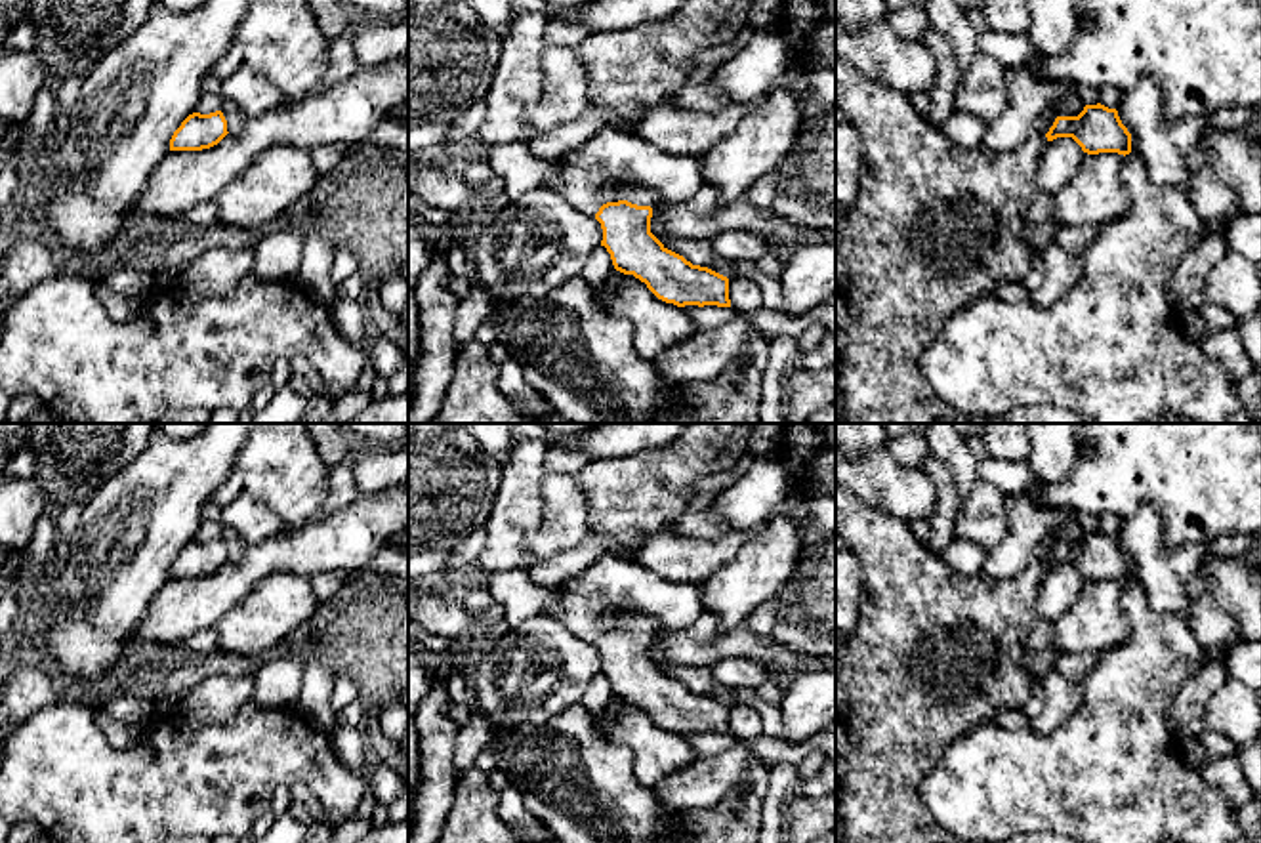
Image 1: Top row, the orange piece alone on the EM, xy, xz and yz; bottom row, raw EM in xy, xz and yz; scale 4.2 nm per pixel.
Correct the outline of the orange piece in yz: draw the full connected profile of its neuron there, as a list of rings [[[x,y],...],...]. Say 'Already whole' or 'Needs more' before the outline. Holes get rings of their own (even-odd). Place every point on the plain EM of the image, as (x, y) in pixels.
Needs more. [[[836,481],[836,534],[843,540],[845,549],[849,549],[860,563],[860,616],[857,629],[851,633],[845,647],[837,647],[839,656],[839,675],[836,677],[836,799],[839,805],[839,839],[841,843],[961,843],[954,833],[944,830],[931,812],[923,807],[920,797],[920,786],[923,778],[933,771],[942,753],[973,727],[996,723],[998,713],[1009,708],[1021,708],[1028,696],[1030,683],[1034,681],[1028,668],[1028,648],[1026,639],[1032,627],[1040,622],[1036,612],[1036,593],[1045,572],[1057,565],[1072,565],[1084,580],[1131,580],[1131,561],[1122,551],[1118,538],[1108,536],[1101,530],[1085,532],[1078,544],[1057,544],[1047,561],[1034,559],[1026,568],[1023,568],[1011,580],[998,580],[988,574],[960,574],[954,572],[941,555],[933,555],[927,545],[914,536],[910,526],[897,517],[864,504],[860,498],[845,490]]]

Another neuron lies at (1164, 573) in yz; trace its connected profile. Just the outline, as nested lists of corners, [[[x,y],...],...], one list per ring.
[[[1143,504],[1133,515],[1122,517],[1116,538],[1131,561],[1131,580],[1141,584],[1148,607],[1189,620],[1189,582],[1200,568],[1204,551],[1171,547],[1152,504]]]

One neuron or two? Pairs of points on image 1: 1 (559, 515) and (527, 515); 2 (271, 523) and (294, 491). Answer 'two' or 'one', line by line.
1: two
2: two

